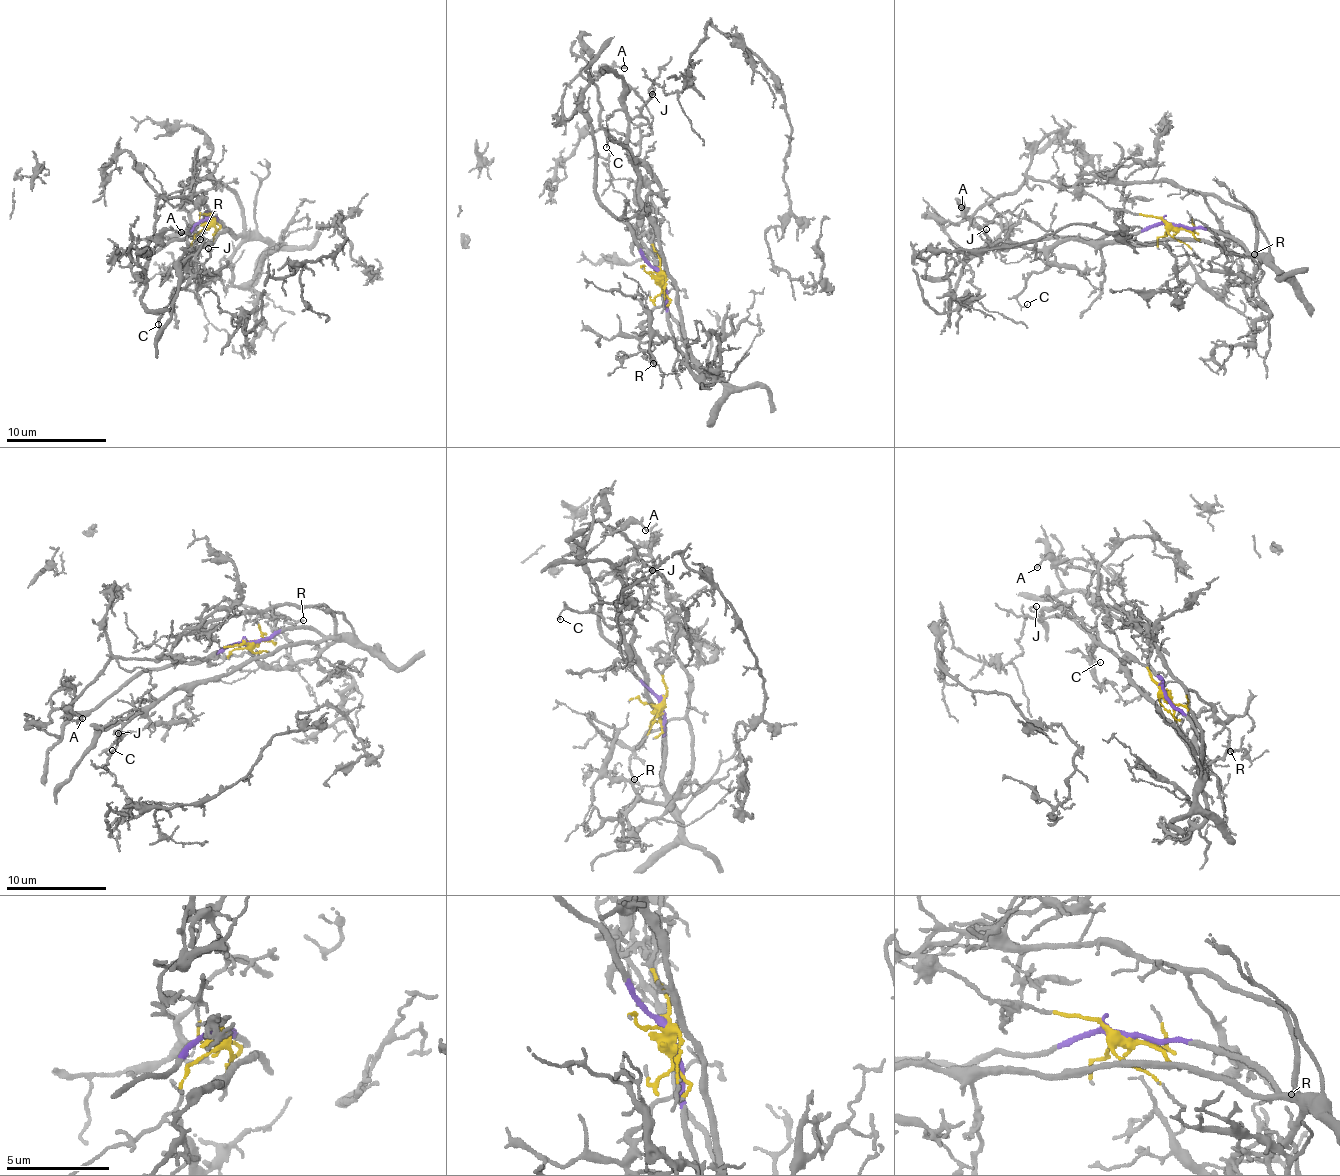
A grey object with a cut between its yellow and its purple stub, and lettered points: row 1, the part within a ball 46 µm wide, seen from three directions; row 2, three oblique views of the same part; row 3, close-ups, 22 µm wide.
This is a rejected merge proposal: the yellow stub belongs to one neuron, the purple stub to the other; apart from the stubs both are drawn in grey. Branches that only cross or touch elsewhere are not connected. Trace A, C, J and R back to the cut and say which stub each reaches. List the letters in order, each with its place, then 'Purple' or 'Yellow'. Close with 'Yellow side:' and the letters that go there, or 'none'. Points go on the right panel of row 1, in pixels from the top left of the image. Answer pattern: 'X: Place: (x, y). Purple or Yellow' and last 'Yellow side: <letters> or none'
A: Place: (961, 207). Yellow
C: Place: (1027, 304). Purple
J: Place: (986, 229). Purple
R: Place: (1254, 254). Purple
Yellow side: A

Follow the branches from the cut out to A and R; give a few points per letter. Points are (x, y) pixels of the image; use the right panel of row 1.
A: (1170, 226), (1140, 213), (1110, 211), (1067, 186), (1029, 178), (971, 213), (959, 203), (962, 207)
R: (1170, 226), (1223, 232), (1251, 252), (1256, 225), (1251, 215), (1210, 194), (1205, 203), (1217, 221), (1255, 254)

